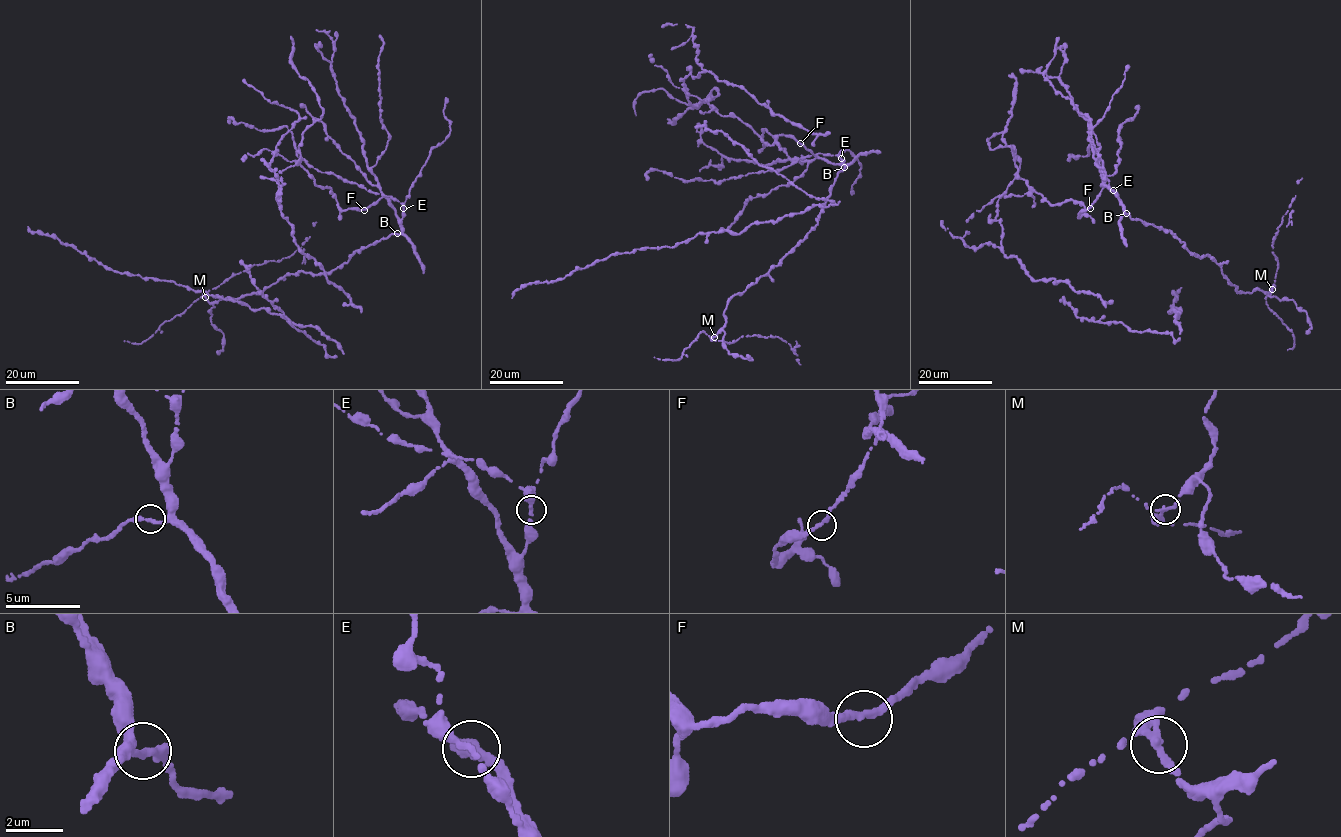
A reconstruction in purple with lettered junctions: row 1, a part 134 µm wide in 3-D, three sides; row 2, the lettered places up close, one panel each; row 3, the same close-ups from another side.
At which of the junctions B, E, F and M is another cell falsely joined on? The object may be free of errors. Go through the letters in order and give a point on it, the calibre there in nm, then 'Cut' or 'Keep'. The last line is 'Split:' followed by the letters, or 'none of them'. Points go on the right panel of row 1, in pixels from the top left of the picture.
B: Place: (1126, 213). Thickness 240 nm. Keep
E: Place: (1113, 190). Thickness 240 nm. Keep
F: Place: (1090, 208). Thickness 240 nm. Keep
M: Place: (1272, 289). Thickness 240 nm. Cut
Split: M

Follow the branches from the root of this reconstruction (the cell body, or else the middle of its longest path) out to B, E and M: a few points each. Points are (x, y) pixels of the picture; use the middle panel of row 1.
B: (800, 143), (816, 157), (834, 164), (848, 165), (844, 167)
E: (800, 143), (816, 157), (834, 164), (842, 163), (841, 158)
M: (800, 143), (816, 157), (848, 165), (816, 227), (730, 299), (726, 323), (714, 337)

